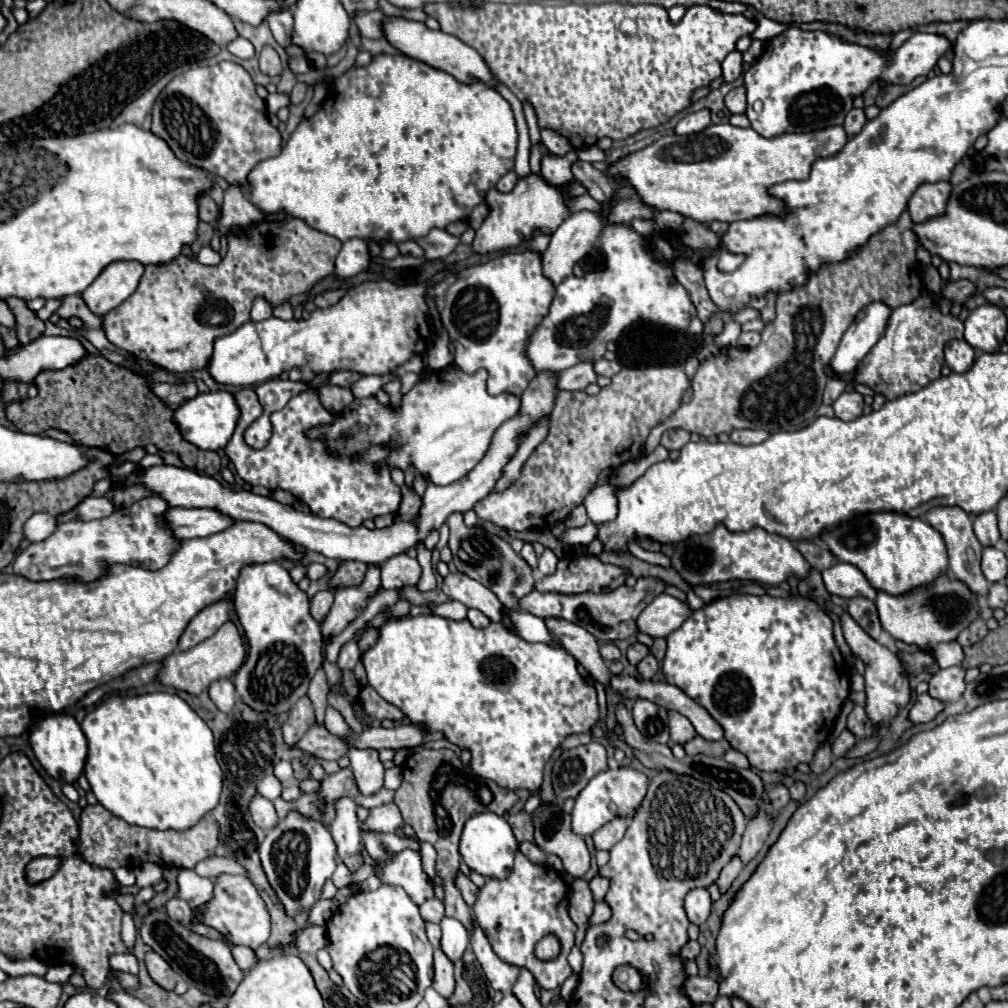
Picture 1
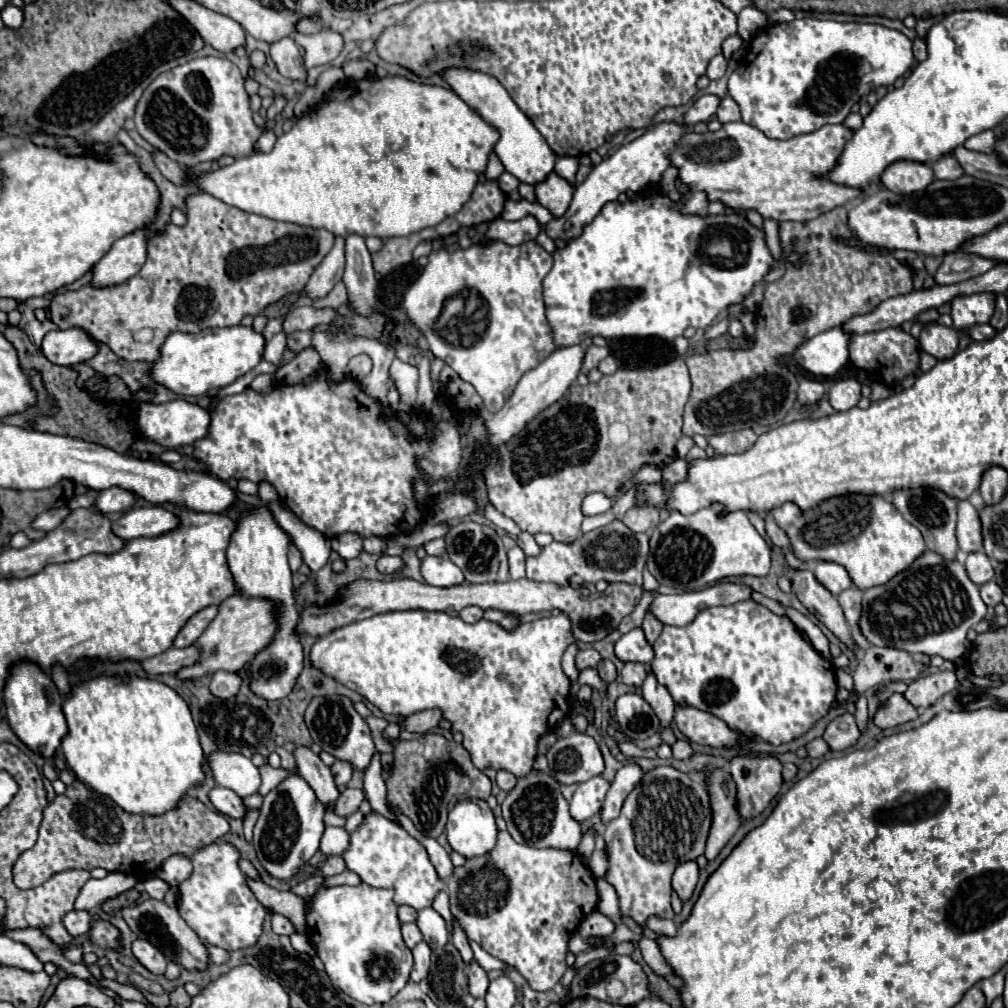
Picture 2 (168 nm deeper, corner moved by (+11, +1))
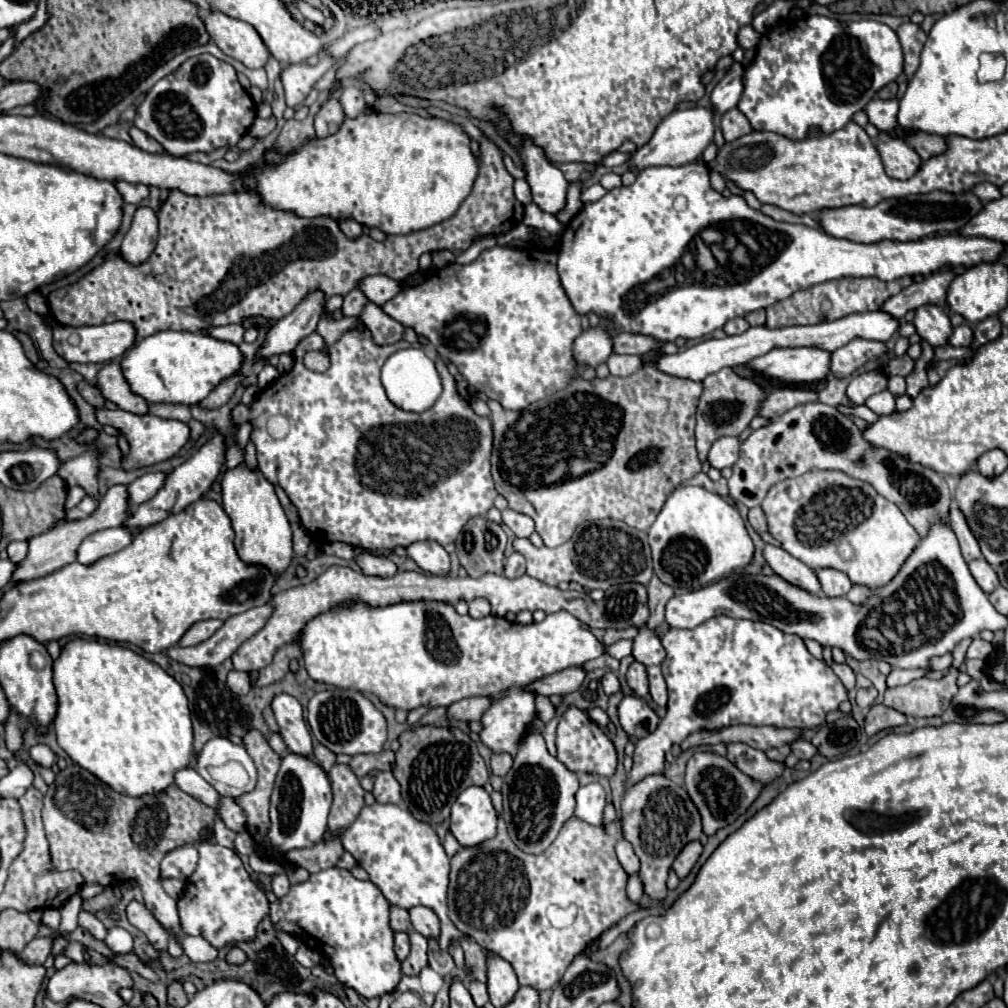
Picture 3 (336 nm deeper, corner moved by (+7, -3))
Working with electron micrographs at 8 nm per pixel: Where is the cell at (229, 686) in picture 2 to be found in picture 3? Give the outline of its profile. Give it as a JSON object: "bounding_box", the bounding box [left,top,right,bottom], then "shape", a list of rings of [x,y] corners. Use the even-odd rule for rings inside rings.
{"bounding_box":[227,670,251,696],"shape":[[[231,670],[231,672],[229,672],[227,684],[229,684],[229,688],[231,688],[233,692],[237,692],[237,694],[241,694],[241,696],[247,694],[249,688],[251,688],[251,682],[249,682],[247,672],[239,672],[239,670]]]}

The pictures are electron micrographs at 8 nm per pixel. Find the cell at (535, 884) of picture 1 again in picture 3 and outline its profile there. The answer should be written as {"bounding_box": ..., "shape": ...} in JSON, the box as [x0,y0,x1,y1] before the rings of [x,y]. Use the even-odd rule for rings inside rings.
{"bounding_box":[447,818,639,990],"shape":[[[499,818],[495,838],[489,838],[477,846],[461,848],[451,858],[447,894],[449,918],[481,948],[493,950],[511,962],[519,984],[533,984],[537,990],[549,990],[561,980],[577,954],[593,946],[605,930],[639,908],[637,902],[627,898],[625,886],[629,876],[615,856],[615,844],[619,840],[623,840],[623,828],[619,820],[613,820],[605,826],[589,826],[577,818],[569,818],[561,826],[553,844],[543,854],[533,856],[525,854],[513,844],[503,818]]]}

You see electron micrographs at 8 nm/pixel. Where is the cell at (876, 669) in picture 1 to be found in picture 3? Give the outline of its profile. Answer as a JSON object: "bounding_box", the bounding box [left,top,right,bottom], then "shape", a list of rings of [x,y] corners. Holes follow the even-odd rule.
{"bounding_box":[763,544,821,594],"shape":[[[765,544],[763,558],[765,558],[767,566],[771,566],[771,570],[775,574],[779,574],[783,580],[789,580],[791,584],[797,584],[799,588],[805,588],[813,594],[817,594],[821,590],[815,572],[809,566],[805,566],[803,562],[799,562],[797,558],[793,558],[783,548],[773,546],[773,544]]]}

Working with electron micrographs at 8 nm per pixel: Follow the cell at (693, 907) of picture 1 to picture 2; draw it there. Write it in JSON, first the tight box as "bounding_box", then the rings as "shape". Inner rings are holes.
{"bounding_box":[673,862,699,902],"shape":[[[695,862],[681,864],[675,870],[675,874],[673,874],[673,890],[677,892],[677,896],[681,898],[681,902],[687,902],[693,896],[697,878],[699,878],[699,868],[697,868]]]}

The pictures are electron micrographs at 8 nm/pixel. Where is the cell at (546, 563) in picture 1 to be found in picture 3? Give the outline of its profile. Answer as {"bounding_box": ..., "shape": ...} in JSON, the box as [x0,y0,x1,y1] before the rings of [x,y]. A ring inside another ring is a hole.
{"bounding_box":[503,508,535,538],"shape":[[[505,508],[503,510],[503,522],[513,530],[515,536],[519,538],[529,538],[529,534],[535,530],[535,524],[533,520],[527,516],[527,514],[521,514],[517,510],[511,510],[511,508]]]}

